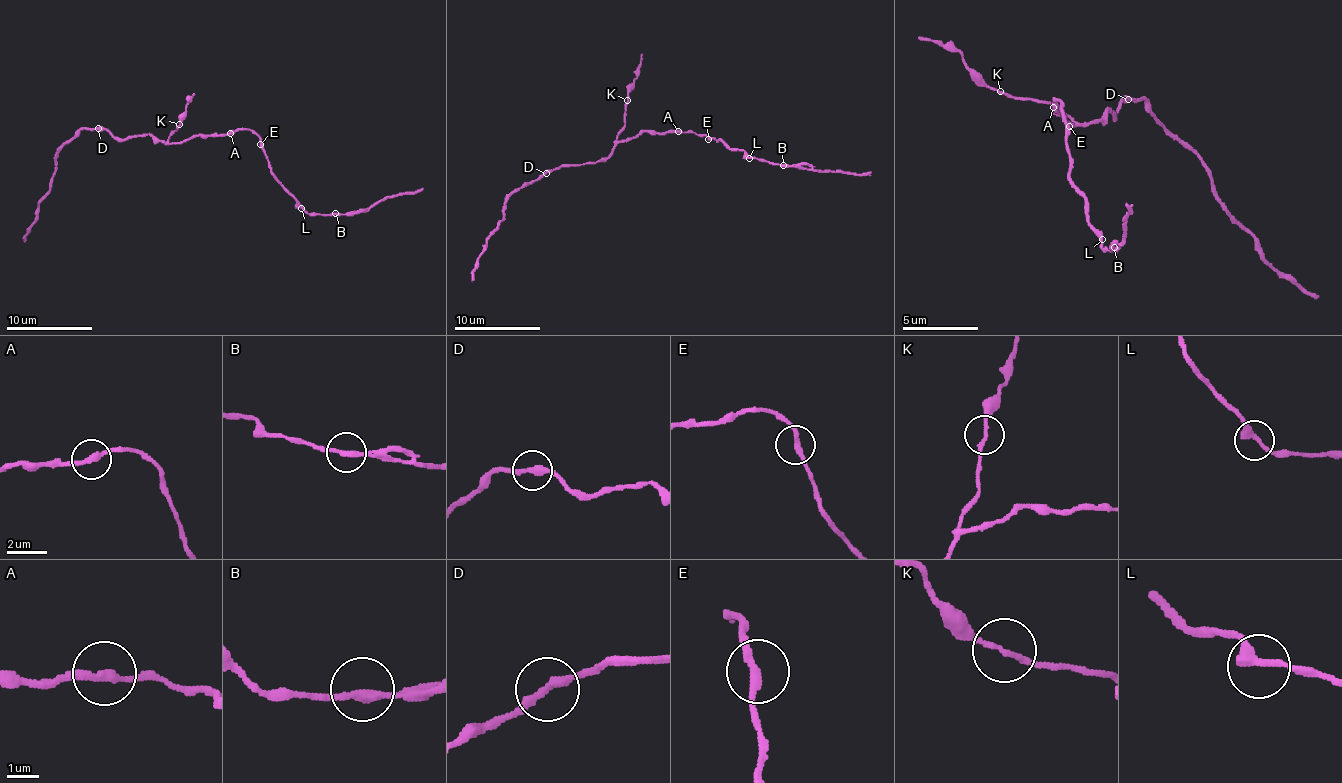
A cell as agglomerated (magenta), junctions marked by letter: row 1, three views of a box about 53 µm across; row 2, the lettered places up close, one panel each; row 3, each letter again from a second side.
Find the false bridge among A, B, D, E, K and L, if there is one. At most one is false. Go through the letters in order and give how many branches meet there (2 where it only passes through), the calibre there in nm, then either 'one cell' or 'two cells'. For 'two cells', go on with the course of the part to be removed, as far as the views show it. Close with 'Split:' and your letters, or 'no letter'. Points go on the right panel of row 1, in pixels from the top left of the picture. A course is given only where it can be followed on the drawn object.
A: branches 2; calibre 280 nm; one cell
B: branches 2; calibre 240 nm; one cell
D: branches 2; calibre 280 nm; one cell
E: branches 2; calibre 260 nm; one cell
K: branches 2; calibre 160 nm; one cell
L: branches 2; calibre 300 nm; one cell
Split: no letter

